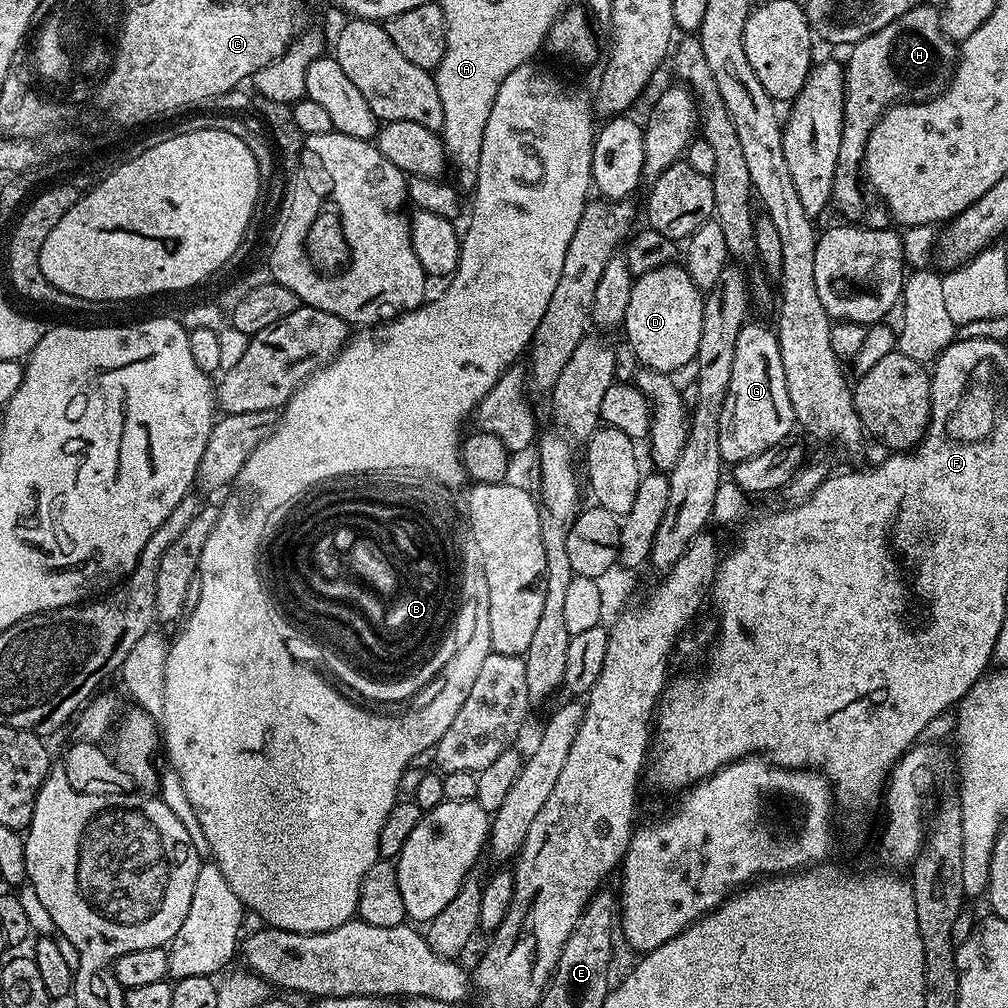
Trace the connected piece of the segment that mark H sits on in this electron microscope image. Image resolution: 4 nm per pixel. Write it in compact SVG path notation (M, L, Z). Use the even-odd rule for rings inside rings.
M917 2L913 8L906 10L906 14L894 18L894 22L890 22L890 26L882 26L882 30L878 30L851 45L849 52L852 53L849 54L848 60L846 59L844 69L844 129L842 130L842 138L845 143L841 144L838 150L838 165L840 166L834 170L831 207L837 208L848 219L845 221L859 222L865 228L887 228L890 224L887 208L880 202L868 204L867 198L860 196L860 188L856 185L851 170L844 168L855 156L856 159L858 156L857 149L855 152L850 146L851 143L848 142L851 142L851 140L857 140L857 142L868 140L874 126L884 117L884 113L889 108L901 103L905 98L912 102L919 102L921 100L932 100L935 96L940 95L948 87L949 80L952 79L958 59L958 48L954 41L941 30L939 11L935 7L932 9L930 5L924 4L924 2Z

